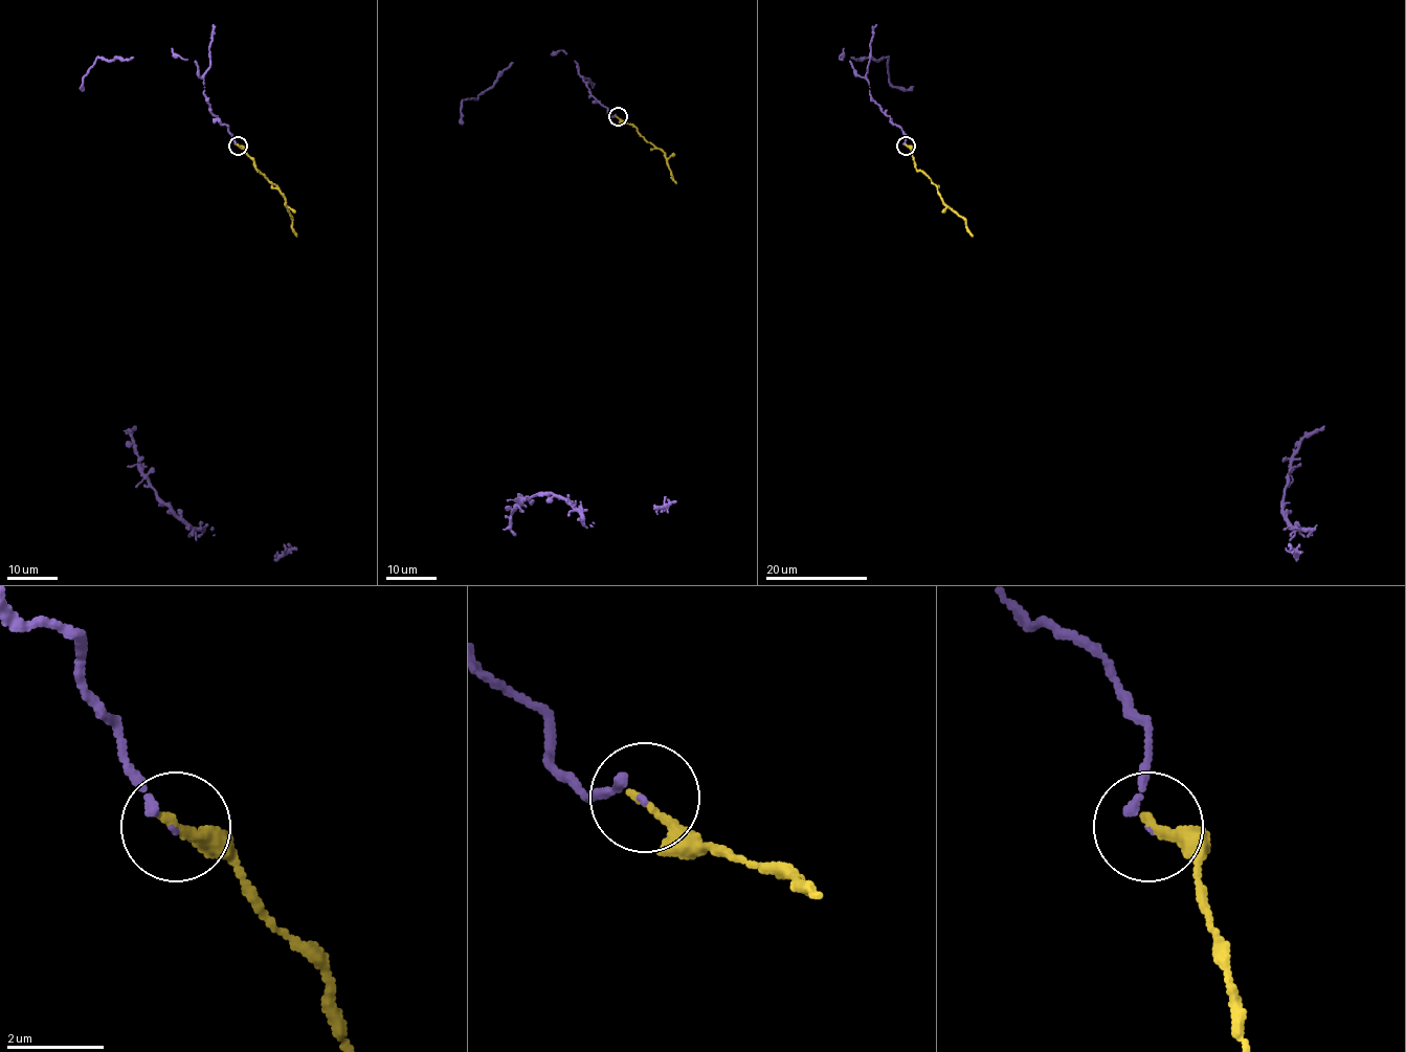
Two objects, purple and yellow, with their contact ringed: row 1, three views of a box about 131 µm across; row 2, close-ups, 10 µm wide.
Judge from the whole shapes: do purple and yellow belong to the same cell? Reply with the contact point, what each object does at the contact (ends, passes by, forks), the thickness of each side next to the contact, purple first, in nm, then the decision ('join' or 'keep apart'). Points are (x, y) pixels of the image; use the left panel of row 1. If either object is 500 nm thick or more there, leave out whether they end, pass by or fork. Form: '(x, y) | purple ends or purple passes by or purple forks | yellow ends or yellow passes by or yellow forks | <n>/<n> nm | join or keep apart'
(238, 146) | purple ends | yellow ends | 130/220 nm | join

